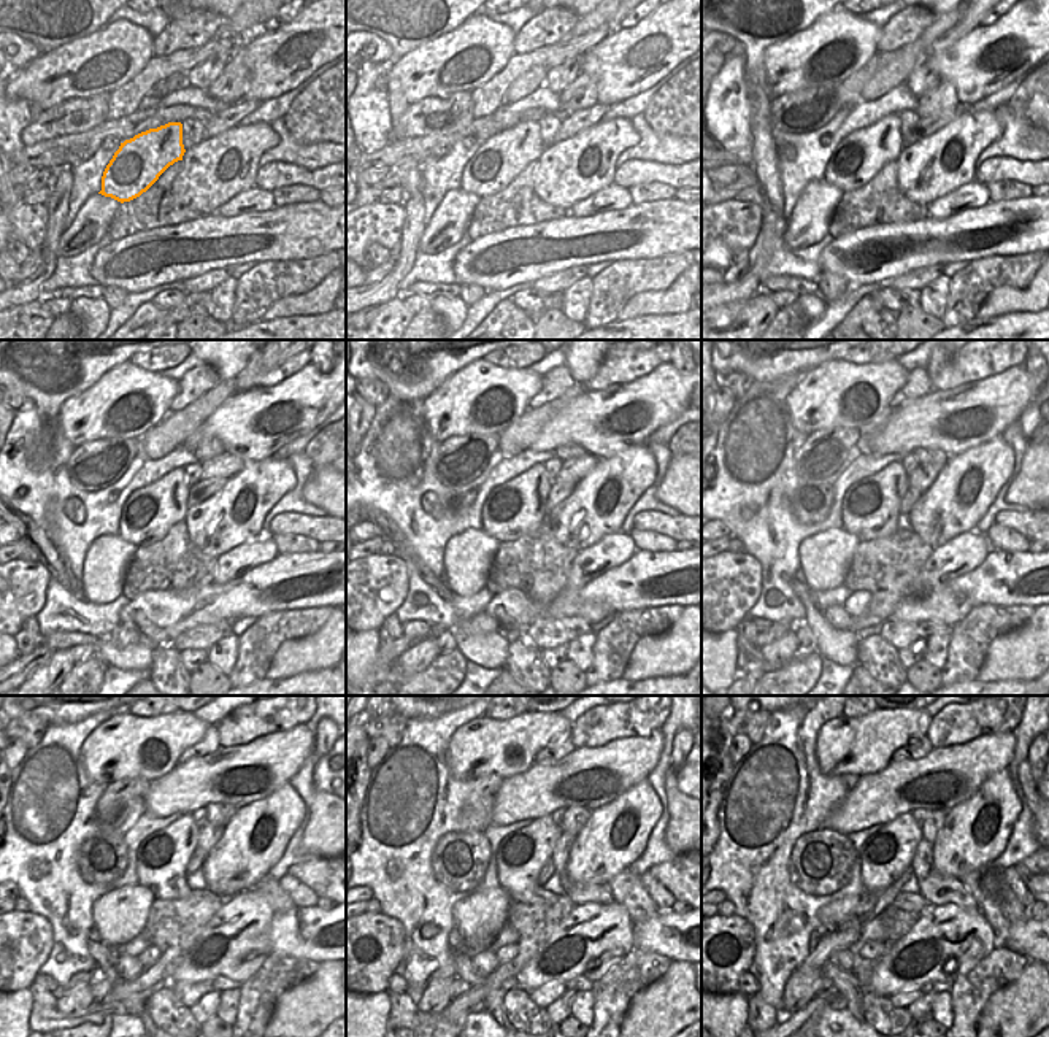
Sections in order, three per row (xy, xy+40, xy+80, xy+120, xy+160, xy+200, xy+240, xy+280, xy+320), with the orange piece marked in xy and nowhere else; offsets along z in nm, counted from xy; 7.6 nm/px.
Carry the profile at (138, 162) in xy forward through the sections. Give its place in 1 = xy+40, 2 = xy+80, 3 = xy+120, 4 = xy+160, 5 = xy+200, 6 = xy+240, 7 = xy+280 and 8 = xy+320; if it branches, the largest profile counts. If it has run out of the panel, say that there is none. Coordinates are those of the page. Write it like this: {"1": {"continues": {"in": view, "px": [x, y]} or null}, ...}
{"1": {"continues": {"in": "xy+40", "px": [503, 156]}}, "2": {"continues": {"in": "xy+80", "px": [864, 153]}}, "3": {"continues": {"in": "xy+120", "px": [148, 515]}}, "4": {"continues": {"in": "xy+160", "px": [518, 507]}}, "5": {"continues": {"in": "xy+200", "px": [872, 507]}}, "6": {"continues": {"in": "xy+240", "px": [161, 859]}}, "7": {"continues": {"in": "xy+280", "px": [519, 858]}}, "8": {"continues": {"in": "xy+320", "px": [886, 855]}}}

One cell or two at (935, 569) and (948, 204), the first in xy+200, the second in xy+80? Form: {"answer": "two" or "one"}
{"answer": "one"}

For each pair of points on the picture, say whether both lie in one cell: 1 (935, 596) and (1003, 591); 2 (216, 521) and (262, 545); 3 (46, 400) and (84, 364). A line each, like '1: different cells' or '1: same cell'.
1: different cells
2: different cells
3: same cell

